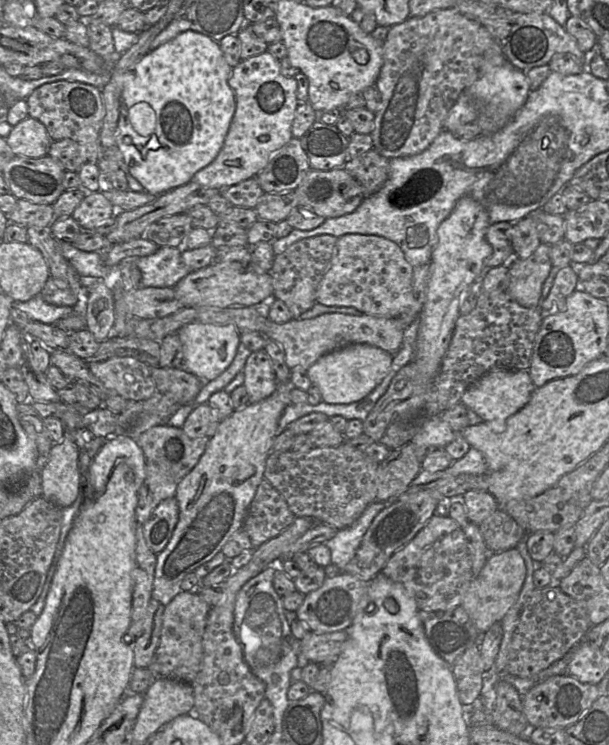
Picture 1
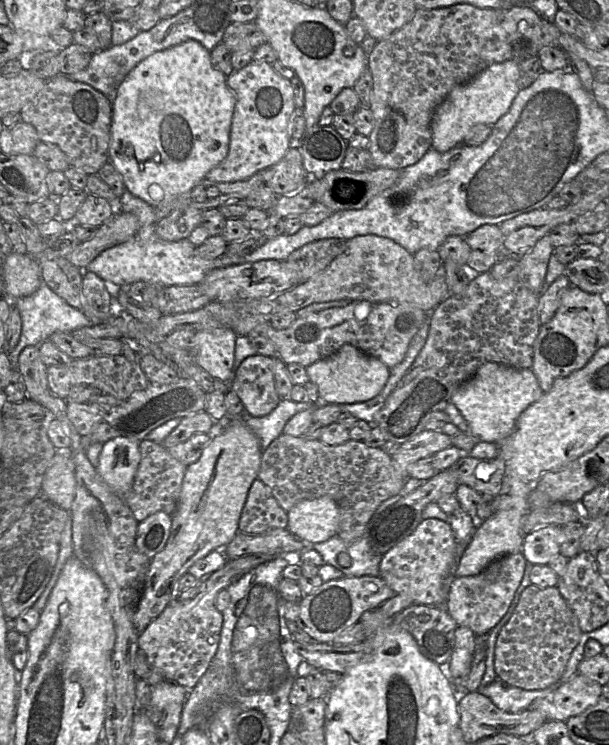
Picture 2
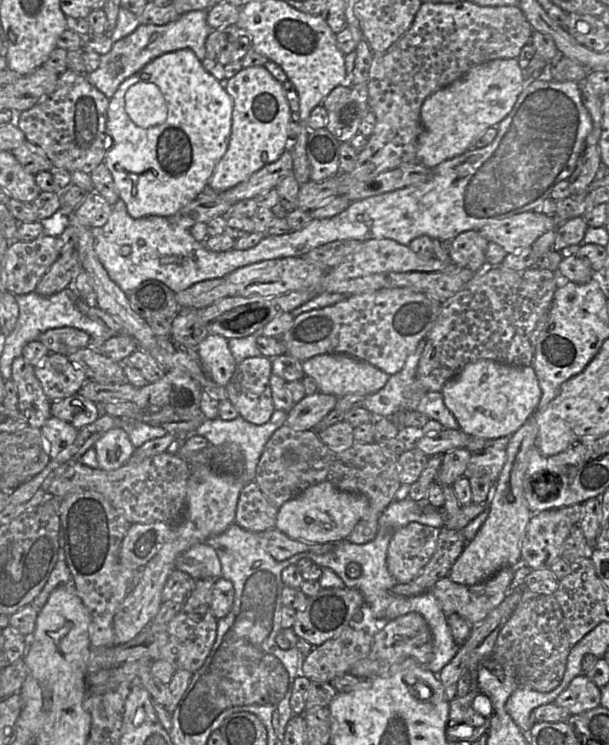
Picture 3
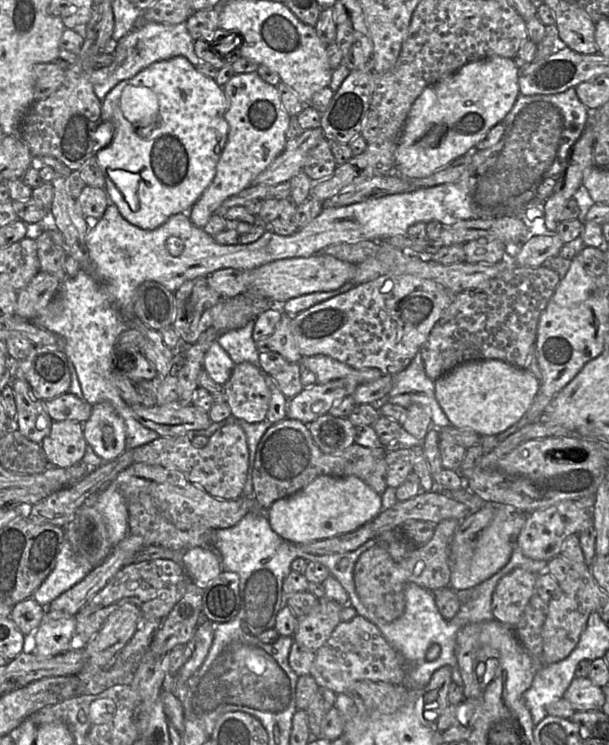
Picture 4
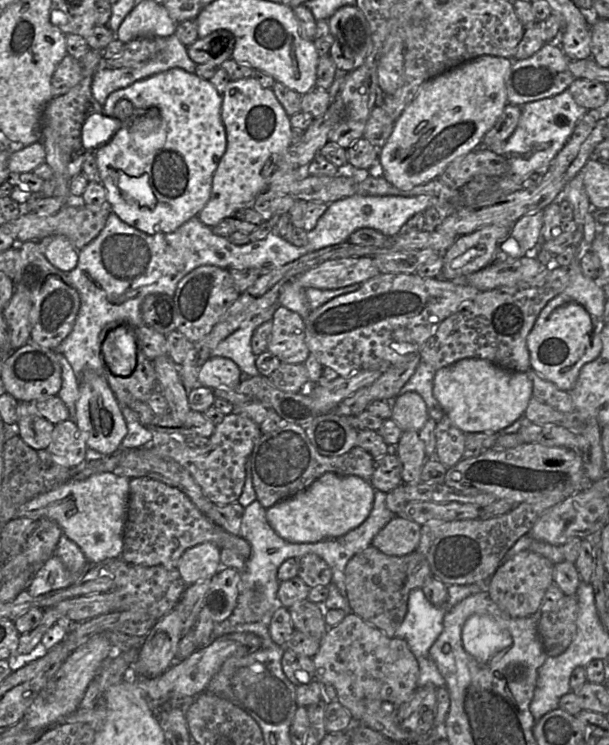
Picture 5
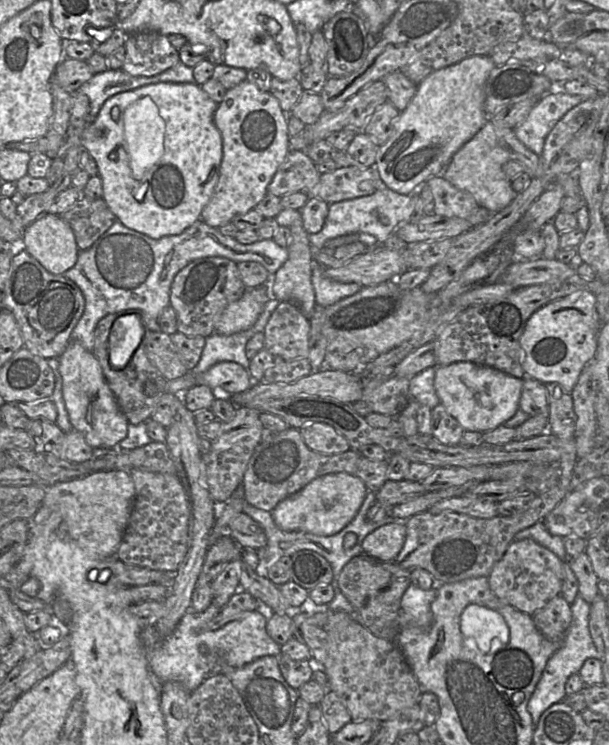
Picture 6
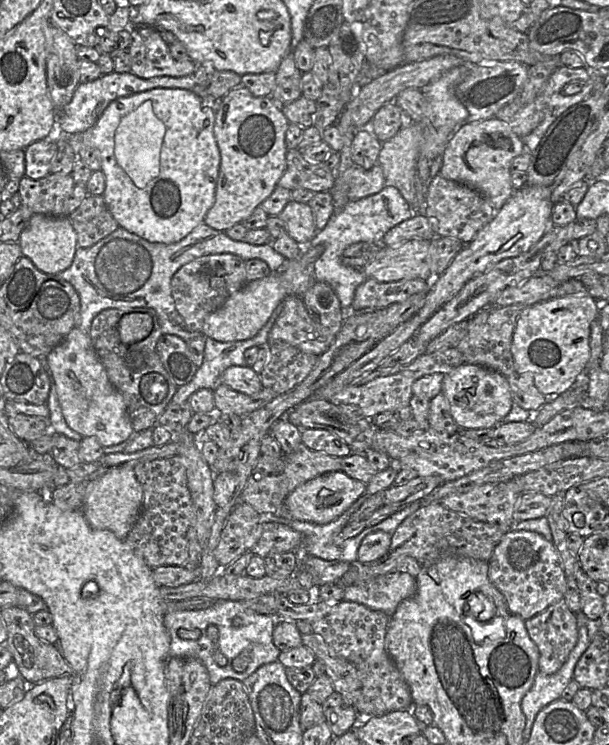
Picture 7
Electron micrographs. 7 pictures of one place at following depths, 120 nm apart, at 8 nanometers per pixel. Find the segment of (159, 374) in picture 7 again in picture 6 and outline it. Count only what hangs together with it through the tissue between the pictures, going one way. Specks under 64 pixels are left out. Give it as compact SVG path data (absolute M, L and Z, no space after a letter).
M126 312L108 314L97 323L94 330L93 354L99 361L105 379L127 420L136 425L151 418L160 397L165 393L167 380L148 359L143 342L140 343L124 369L116 370L111 366L108 351L109 333L114 321L124 313Z

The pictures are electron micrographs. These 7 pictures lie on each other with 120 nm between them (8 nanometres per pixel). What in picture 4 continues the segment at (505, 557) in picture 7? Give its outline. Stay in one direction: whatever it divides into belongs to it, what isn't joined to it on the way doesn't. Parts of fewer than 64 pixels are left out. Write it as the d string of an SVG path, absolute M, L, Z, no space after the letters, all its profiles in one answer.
M516 568L498 581L491 602L495 620L507 626L518 623L525 607L536 593L536 577L535 573Z

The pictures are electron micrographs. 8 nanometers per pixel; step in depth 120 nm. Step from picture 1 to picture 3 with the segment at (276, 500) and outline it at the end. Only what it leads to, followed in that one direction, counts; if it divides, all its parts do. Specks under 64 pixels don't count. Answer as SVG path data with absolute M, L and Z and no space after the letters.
M255 481L240 492L235 523L244 530L262 533L275 528L278 509L270 503Z

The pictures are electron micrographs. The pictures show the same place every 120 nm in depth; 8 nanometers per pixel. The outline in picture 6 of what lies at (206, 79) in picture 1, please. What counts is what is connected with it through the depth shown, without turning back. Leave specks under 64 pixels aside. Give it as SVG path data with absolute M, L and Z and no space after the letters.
M171 82L142 86L134 90L118 93L105 101L95 120L83 130L81 145L96 161L99 170L98 175L102 181L103 199L117 220L124 226L145 234L150 238L158 239L164 236L179 235L197 220L201 219L201 213L213 196L218 183L220 165L223 158L222 136L214 123L214 112L218 105L196 83Z

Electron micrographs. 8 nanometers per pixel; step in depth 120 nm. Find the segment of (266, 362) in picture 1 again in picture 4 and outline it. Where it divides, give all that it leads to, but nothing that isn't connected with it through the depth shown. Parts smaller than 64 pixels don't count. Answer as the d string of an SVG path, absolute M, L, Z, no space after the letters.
M247 361L235 365L223 389L226 403L234 418L248 423L258 423L266 419L270 390L266 374L261 368Z

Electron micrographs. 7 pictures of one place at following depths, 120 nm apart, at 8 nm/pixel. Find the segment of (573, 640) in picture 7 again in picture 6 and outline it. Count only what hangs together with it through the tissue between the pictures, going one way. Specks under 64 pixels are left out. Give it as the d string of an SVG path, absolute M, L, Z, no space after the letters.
M558 595L532 615L539 632L553 643L562 643L572 620L571 605Z

